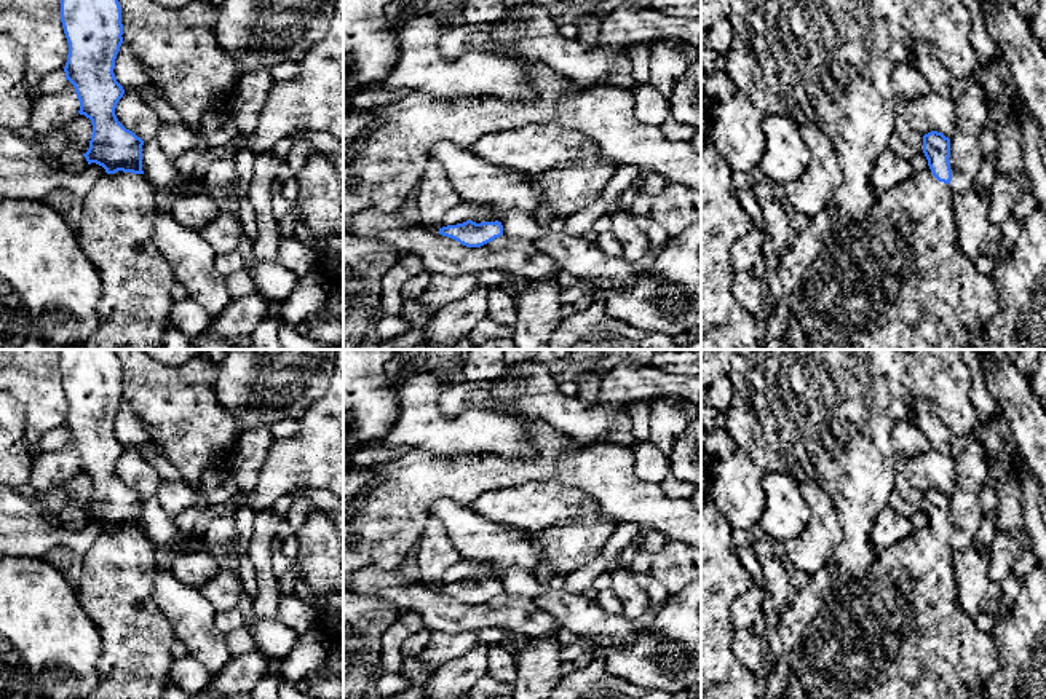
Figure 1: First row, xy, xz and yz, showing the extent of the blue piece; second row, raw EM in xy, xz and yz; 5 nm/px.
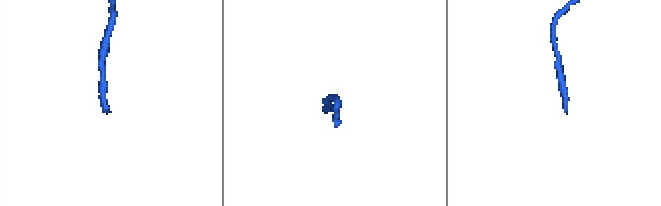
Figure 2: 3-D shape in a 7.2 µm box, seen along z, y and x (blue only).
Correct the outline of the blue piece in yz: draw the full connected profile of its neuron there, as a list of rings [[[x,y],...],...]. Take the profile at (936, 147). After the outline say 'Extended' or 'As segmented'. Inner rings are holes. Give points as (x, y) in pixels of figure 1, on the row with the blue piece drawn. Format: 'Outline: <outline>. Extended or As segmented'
Outline: [[[931,131],[923,136],[923,153],[928,169],[913,172],[902,184],[877,196],[872,212],[859,222],[845,227],[834,241],[803,270],[797,287],[783,297],[776,310],[760,326],[765,350],[968,350],[982,337],[984,329],[1000,308],[1000,298],[990,274],[982,274],[973,260],[958,246],[955,198],[950,187],[950,139],[942,132]]]. Extended

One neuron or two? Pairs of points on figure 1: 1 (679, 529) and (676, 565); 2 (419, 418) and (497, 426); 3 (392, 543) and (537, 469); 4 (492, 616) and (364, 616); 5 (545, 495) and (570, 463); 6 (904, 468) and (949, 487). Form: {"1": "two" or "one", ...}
{"1": "two", "2": "one", "3": "one", "4": "two", "5": "two", "6": "one"}

